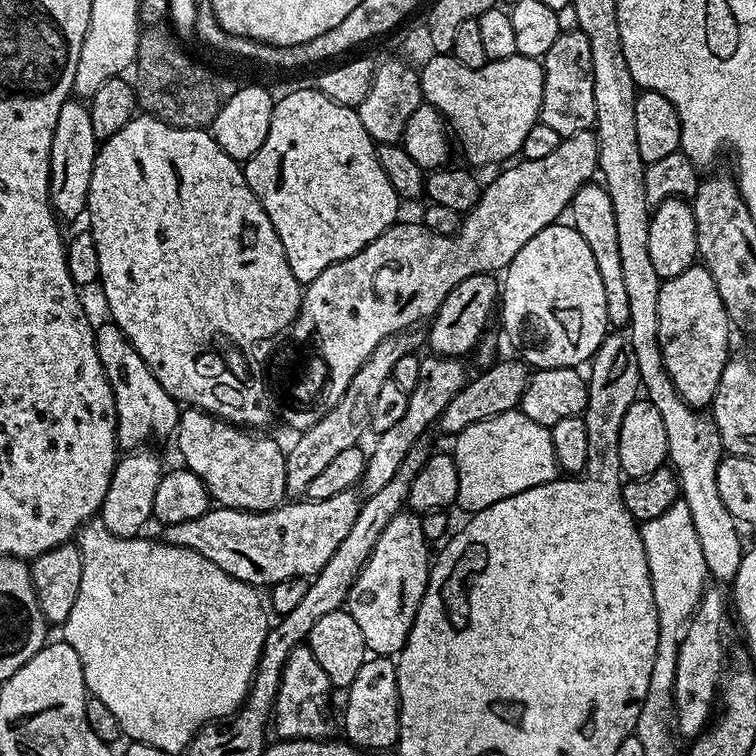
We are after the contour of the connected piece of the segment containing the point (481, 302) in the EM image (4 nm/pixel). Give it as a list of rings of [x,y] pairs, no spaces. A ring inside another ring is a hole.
[[[479,272],[470,278],[462,278],[442,302],[436,315],[431,317],[426,328],[426,344],[437,356],[467,357],[485,335],[488,319],[493,319],[502,295],[501,285],[495,275]],[[432,347],[432,348],[431,348]]]

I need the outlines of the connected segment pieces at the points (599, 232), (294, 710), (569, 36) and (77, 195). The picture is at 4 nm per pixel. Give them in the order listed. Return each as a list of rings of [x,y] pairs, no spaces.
[[[589,182],[581,186],[572,199],[570,216],[571,212],[571,223],[578,230],[578,234],[586,238],[586,246],[590,246],[590,254],[594,254],[594,262],[598,262],[598,274],[602,274],[602,290],[606,290],[608,323],[613,329],[623,329],[630,318],[630,298],[626,298],[622,258],[618,254],[618,226],[614,226],[614,206],[603,183]]]
[[[307,643],[290,650],[274,705],[275,735],[281,740],[323,740],[331,737],[332,720],[328,717],[328,711],[332,708],[332,695],[334,689],[330,678],[326,678],[326,670],[318,666],[318,658],[314,658]]]
[[[578,30],[561,31],[542,57],[544,89],[539,123],[550,126],[560,137],[589,131],[596,123],[594,110],[594,62],[590,62],[590,38]]]
[[[70,98],[62,102],[62,110],[58,110],[58,122],[54,122],[54,138],[50,142],[50,202],[52,210],[61,221],[76,220],[85,215],[88,206],[90,178],[94,174],[94,162],[98,151],[98,141],[94,134],[94,125],[90,122],[88,104],[80,98]]]

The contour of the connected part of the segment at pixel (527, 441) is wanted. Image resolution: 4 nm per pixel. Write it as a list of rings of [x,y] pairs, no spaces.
[[[519,410],[474,422],[457,433],[454,442],[458,466],[456,504],[464,507],[465,513],[480,512],[486,506],[494,506],[494,502],[502,502],[502,498],[522,494],[522,490],[557,479],[558,465],[551,431],[534,422],[534,418],[526,418]]]

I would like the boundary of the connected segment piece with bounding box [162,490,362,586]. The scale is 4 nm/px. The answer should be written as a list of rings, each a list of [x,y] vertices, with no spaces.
[[[349,490],[342,494],[334,494],[334,498],[322,498],[310,500],[307,498],[297,499],[295,502],[285,502],[279,508],[266,510],[265,512],[243,512],[237,508],[209,507],[198,518],[190,518],[190,522],[174,522],[163,525],[163,543],[182,546],[186,550],[194,550],[202,554],[214,566],[226,570],[230,578],[238,578],[242,582],[253,586],[271,586],[278,582],[286,582],[290,578],[315,577],[317,572],[330,562],[330,554],[342,546],[342,538],[354,526],[354,522],[360,513],[362,496],[359,491]]]

